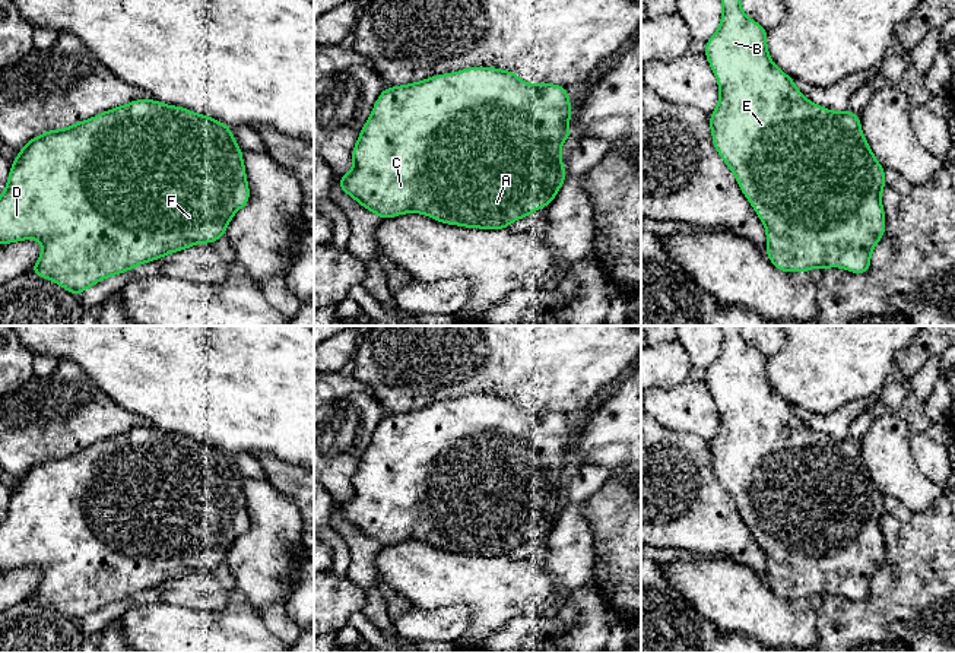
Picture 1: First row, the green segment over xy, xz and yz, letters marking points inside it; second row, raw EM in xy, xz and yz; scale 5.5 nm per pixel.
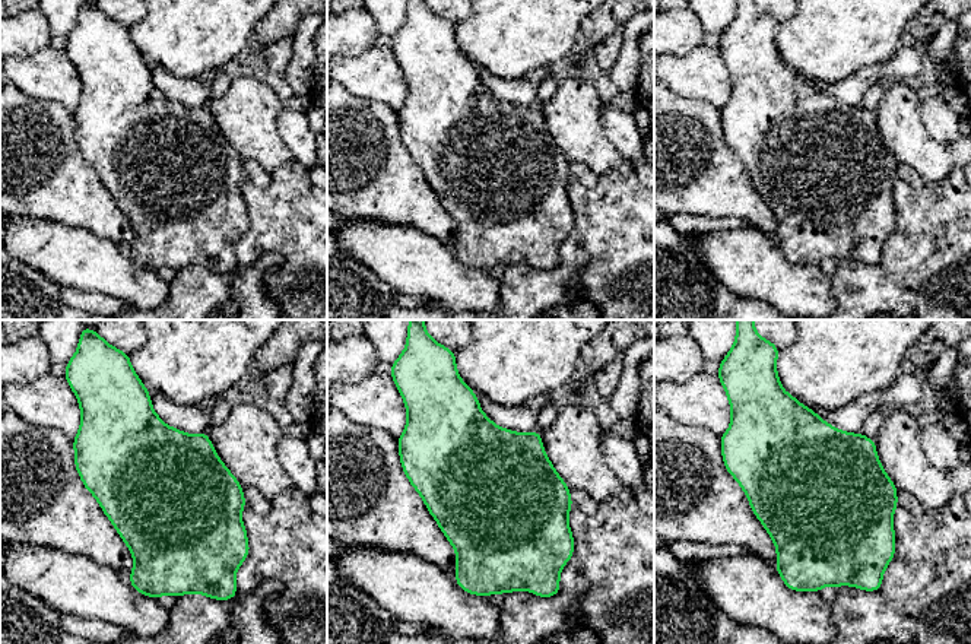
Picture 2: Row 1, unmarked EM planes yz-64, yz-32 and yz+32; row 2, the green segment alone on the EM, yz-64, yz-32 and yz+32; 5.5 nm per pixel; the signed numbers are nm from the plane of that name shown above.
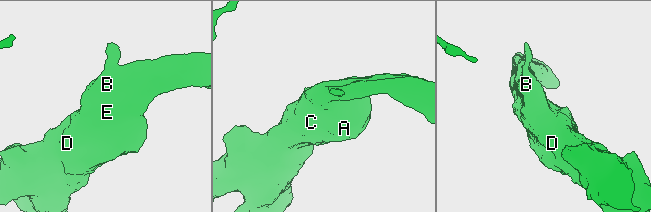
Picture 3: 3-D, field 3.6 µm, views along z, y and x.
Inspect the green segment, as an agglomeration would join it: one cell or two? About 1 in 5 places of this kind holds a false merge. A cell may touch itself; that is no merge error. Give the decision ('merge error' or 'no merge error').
no merge error

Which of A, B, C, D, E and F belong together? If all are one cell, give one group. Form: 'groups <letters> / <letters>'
groups A B C D E F

